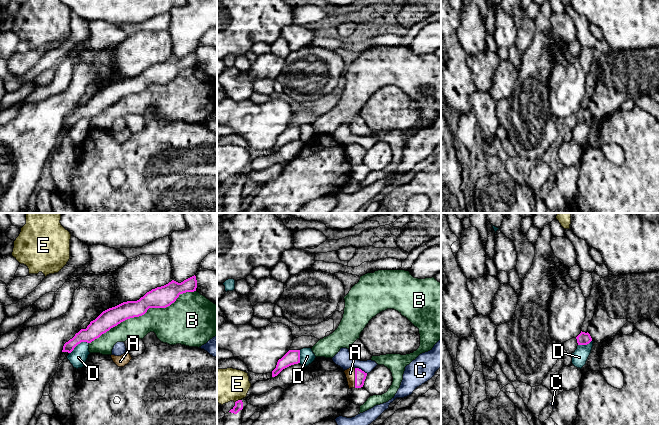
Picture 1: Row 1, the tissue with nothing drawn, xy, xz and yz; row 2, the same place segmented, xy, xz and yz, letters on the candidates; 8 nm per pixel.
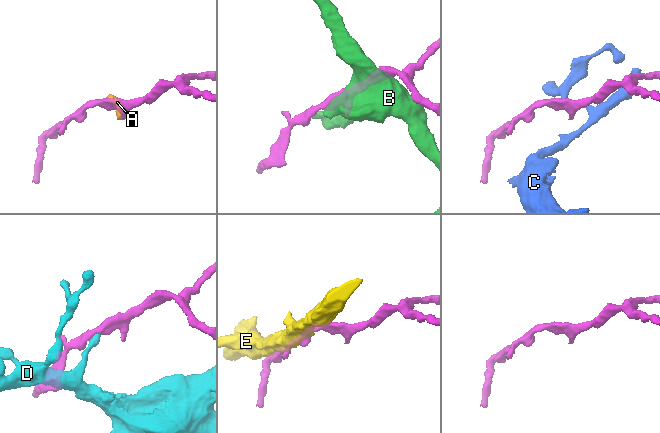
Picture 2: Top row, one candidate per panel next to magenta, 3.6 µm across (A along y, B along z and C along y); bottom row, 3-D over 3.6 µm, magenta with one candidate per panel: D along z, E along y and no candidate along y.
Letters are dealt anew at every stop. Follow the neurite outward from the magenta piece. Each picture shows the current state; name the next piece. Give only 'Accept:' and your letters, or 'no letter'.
Accept: A

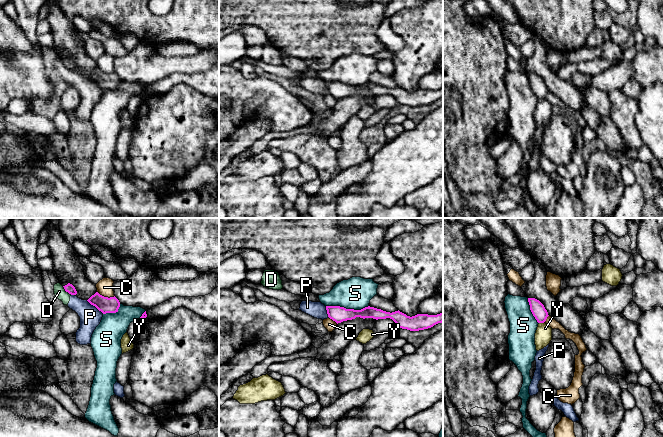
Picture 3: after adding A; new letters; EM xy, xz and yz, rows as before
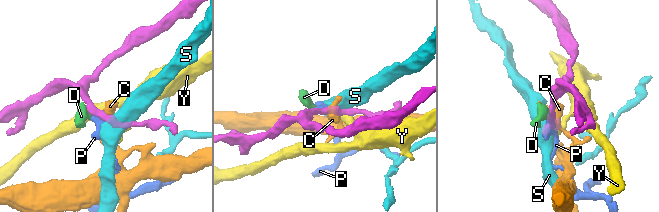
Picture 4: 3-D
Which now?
Accept: no letter

